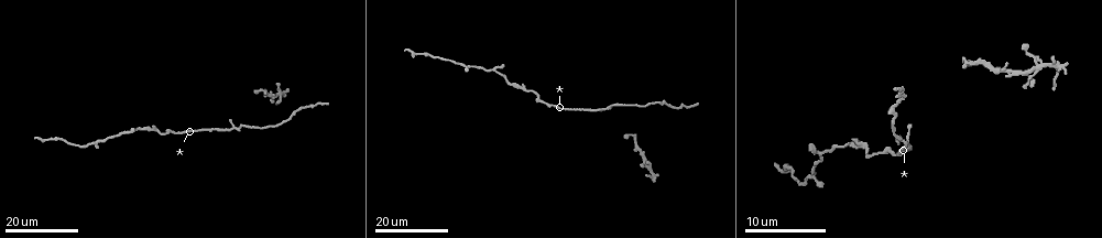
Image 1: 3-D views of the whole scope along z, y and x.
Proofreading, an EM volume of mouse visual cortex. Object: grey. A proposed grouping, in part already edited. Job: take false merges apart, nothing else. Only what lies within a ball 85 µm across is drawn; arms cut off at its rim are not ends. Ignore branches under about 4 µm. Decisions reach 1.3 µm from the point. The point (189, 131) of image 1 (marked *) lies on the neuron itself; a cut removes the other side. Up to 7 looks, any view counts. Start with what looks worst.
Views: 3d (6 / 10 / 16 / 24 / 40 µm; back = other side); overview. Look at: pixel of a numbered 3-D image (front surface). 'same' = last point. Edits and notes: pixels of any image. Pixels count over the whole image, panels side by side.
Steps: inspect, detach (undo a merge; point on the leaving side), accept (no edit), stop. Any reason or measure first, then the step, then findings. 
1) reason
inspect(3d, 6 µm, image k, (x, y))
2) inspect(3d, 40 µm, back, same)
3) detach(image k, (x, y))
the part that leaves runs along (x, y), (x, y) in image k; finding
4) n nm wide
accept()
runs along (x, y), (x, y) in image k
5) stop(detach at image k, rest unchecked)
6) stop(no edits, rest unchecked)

side arm on a straight run
inspect(3d, 24 µm, image 1, (234, 127))

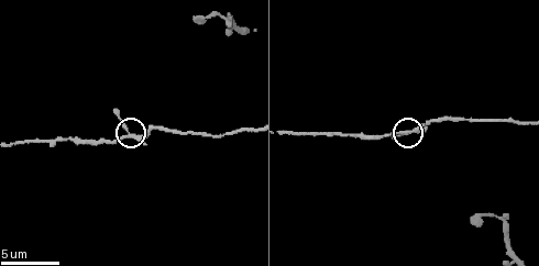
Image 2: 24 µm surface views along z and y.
inspect(3d, 6 µm, image 2, (129, 134))

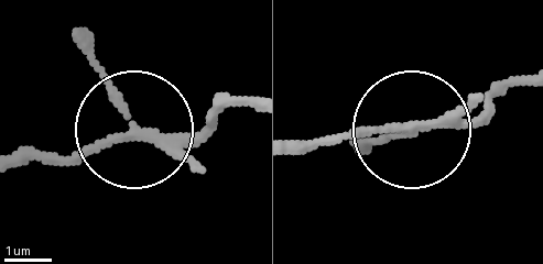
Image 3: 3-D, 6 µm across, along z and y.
accept()
runs along (295, 144), (473, 120), (532, 85) in image 3; one neuron here

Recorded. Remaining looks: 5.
two arms in line, one across
inspect(3d, 24 µm, image 1, (861, 147))

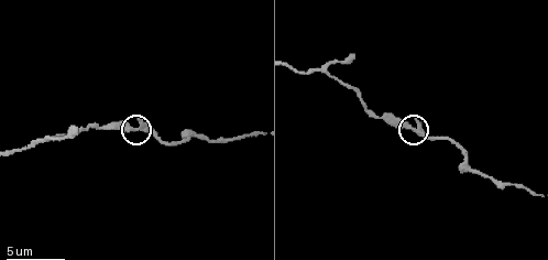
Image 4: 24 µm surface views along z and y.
closer look
inspect(3d, 6 µm, image 4, (412, 128))

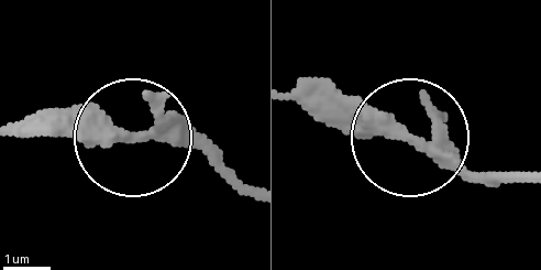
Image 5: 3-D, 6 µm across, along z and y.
290 nm wide
accept()
runs along (249, 193), (166, 138), (40, 138) in image 5; continuous, no second neuron

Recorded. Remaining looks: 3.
inspect(3d, 10 µm, image 2, (245, 30))

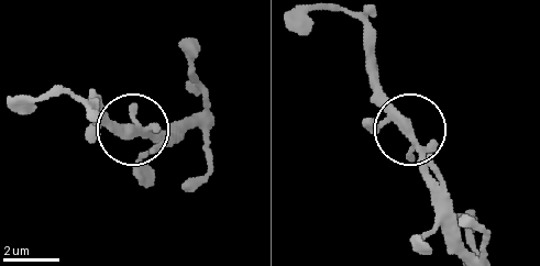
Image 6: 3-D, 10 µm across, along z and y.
4 arms
accept()
one neuron here

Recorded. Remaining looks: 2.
inspect(3d, 10 µm, image 2, (521, 121))

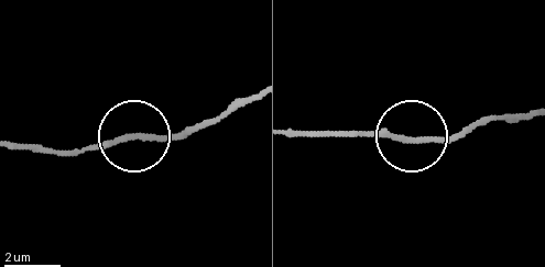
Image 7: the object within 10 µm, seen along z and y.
inspect(3d, 10 µm, back, image 7, (404, 140))

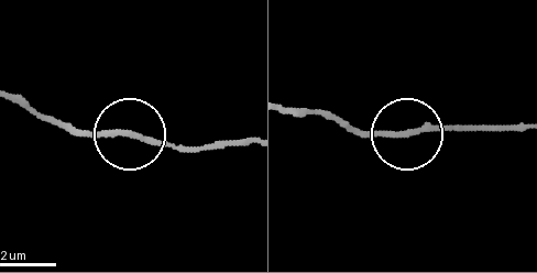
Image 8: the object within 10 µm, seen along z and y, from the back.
accept()
runs along (527, 124), (357, 131), (338, 124) in image 8; continuous, no second neuron

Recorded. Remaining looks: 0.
stop(no edits, rest unchecked)

